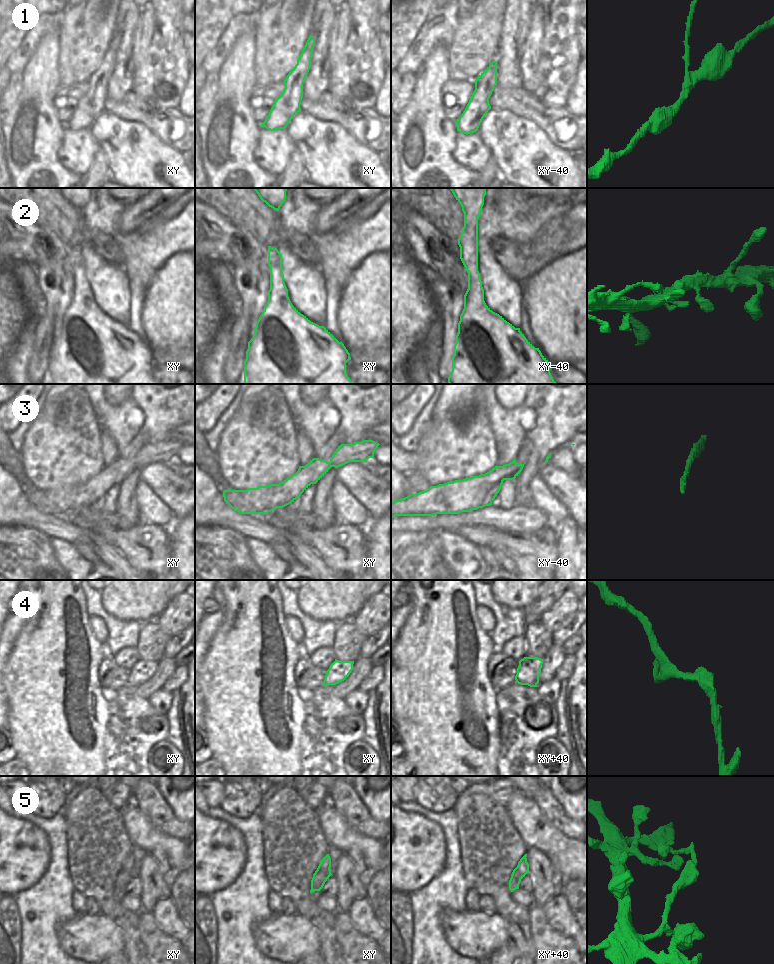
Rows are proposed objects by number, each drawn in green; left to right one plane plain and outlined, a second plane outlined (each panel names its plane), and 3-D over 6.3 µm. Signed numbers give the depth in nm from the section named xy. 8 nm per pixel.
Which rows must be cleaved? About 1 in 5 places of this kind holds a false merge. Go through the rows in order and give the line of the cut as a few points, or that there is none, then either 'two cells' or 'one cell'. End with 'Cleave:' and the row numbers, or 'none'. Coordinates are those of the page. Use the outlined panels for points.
1: cut none; one cell
2: cut none; one cell
3: cut none; one cell
4: cut none; one cell
5: cut xy+40 (518, 865), (513, 876), (515, 880); two cells
Cleave: 5

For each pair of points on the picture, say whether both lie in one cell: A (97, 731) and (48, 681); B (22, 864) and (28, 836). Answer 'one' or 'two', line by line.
A: one
B: one

